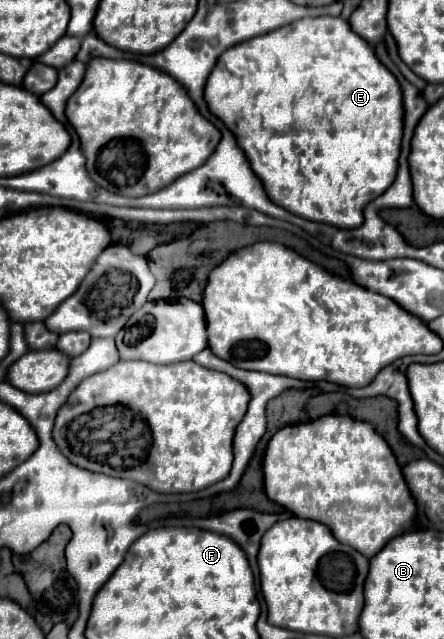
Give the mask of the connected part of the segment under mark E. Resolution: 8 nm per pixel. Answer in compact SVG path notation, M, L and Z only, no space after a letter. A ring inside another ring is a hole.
M318 16L318 18L302 18L268 34L256 36L248 42L240 42L228 48L218 64L214 66L204 92L212 114L216 114L236 136L240 148L246 152L252 170L262 180L264 190L278 206L284 206L296 216L306 220L332 224L336 228L356 228L364 222L364 206L372 202L372 198L384 194L388 186L394 182L398 172L398 158L402 148L402 130L404 130L404 104L402 104L402 88L396 76L376 58L374 48L368 46L358 34L352 34L352 28L340 16Z

